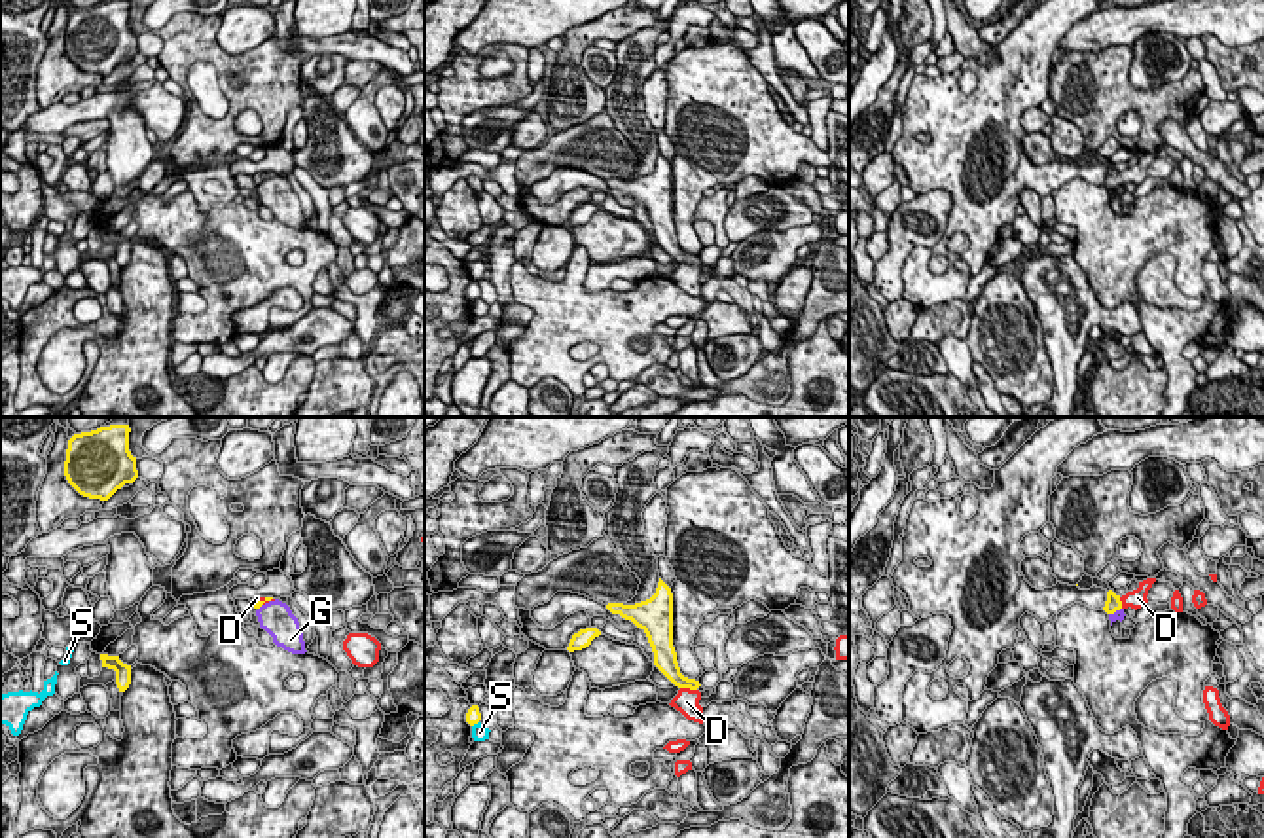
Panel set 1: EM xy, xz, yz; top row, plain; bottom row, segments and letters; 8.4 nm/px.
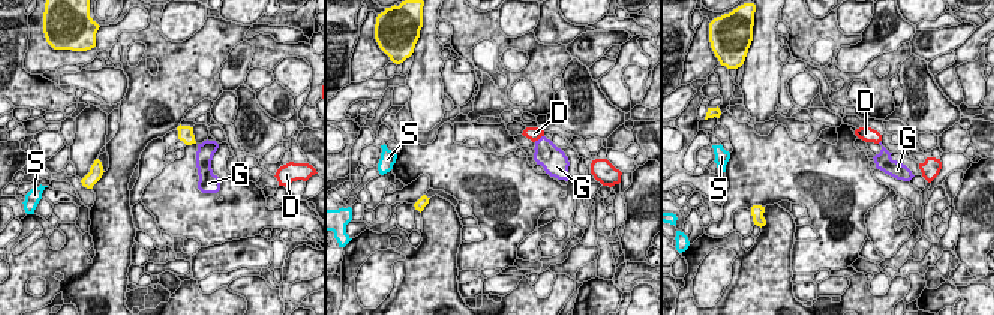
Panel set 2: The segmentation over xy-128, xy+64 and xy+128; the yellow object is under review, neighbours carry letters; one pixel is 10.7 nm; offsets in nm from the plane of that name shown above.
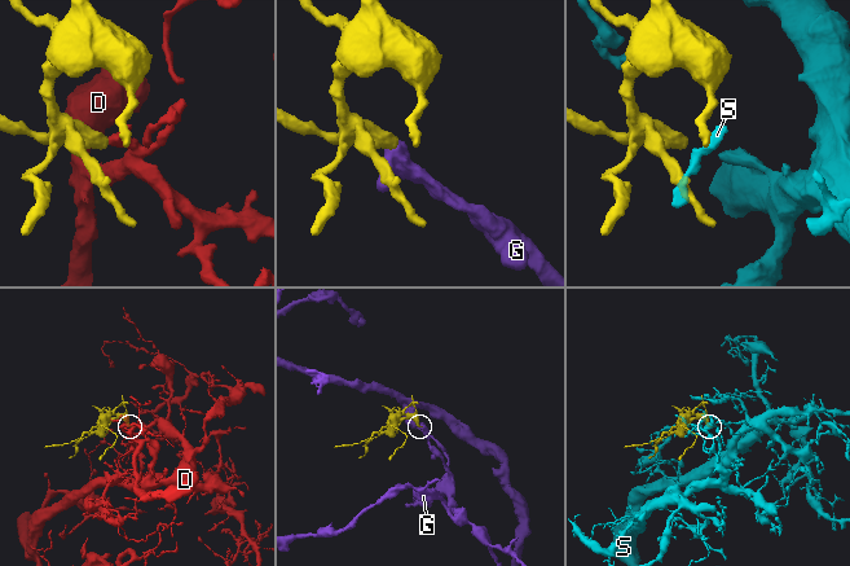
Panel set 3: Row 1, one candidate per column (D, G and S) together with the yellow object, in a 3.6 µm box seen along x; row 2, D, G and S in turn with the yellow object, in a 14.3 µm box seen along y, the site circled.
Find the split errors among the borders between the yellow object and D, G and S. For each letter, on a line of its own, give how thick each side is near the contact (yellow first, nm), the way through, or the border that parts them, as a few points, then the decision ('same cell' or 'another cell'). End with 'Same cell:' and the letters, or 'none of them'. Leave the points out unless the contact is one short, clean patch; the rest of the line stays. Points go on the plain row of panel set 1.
D: 160 nm thick on the yellow side, 200 nm on the other; same cell
G: 140 nm thick on the yellow side, 90 nm on the other; border along yz (1120, 182), (1109, 190); another cell
S: 130 nm thick on the yellow side, 140 nm on the other; border along xz (478, 296), (472, 302); another cell
Same cell: D

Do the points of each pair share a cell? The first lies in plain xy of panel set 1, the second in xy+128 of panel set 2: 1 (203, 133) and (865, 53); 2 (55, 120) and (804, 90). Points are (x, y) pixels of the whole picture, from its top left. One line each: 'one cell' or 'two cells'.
1: two cells
2: one cell

